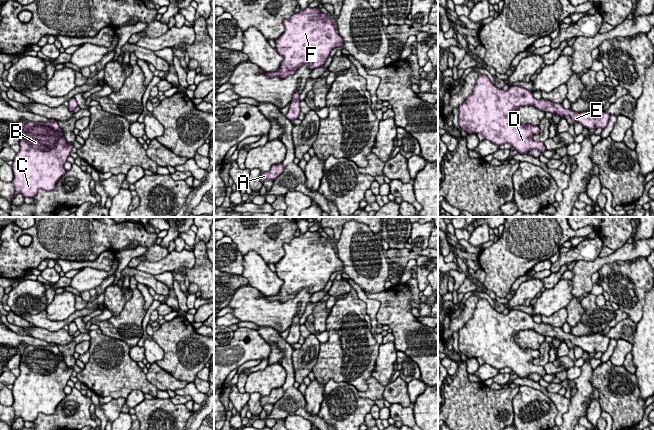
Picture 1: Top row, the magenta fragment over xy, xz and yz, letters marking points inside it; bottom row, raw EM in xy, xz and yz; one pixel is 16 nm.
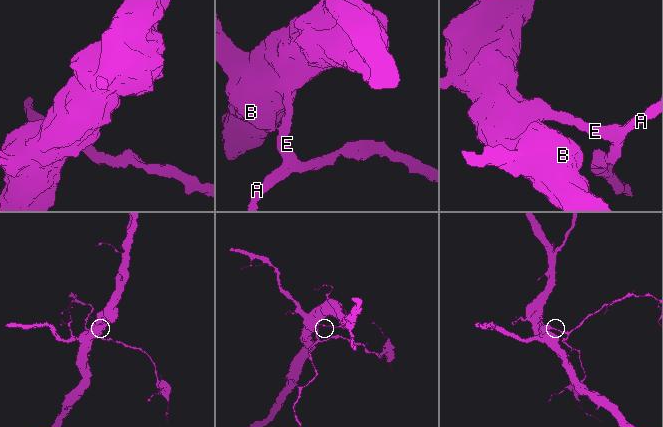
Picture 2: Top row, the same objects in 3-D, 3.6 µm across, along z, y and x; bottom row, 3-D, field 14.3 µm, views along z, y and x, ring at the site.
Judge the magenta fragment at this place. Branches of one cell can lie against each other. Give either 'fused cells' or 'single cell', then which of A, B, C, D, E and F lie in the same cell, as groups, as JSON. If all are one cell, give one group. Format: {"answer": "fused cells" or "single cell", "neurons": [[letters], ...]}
{"answer": "single cell", "neurons": [["A", "B", "C", "D", "E", "F"]]}

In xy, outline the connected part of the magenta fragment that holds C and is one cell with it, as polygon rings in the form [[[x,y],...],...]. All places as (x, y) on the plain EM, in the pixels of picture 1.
[[[25,345],[21,348],[21,361],[20,361],[20,375],[13,383],[13,397],[14,403],[12,408],[14,409],[14,420],[22,418],[23,421],[34,422],[39,414],[51,415],[55,412],[58,404],[66,397],[64,388],[67,386],[67,382],[70,380],[73,369],[66,365],[63,359],[63,355],[58,348],[58,345],[43,345],[34,347],[31,345]]]

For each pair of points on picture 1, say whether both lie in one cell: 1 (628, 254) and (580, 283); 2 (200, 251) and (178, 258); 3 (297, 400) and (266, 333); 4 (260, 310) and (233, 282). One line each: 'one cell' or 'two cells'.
1: one cell
2: two cells
3: one cell
4: two cells

